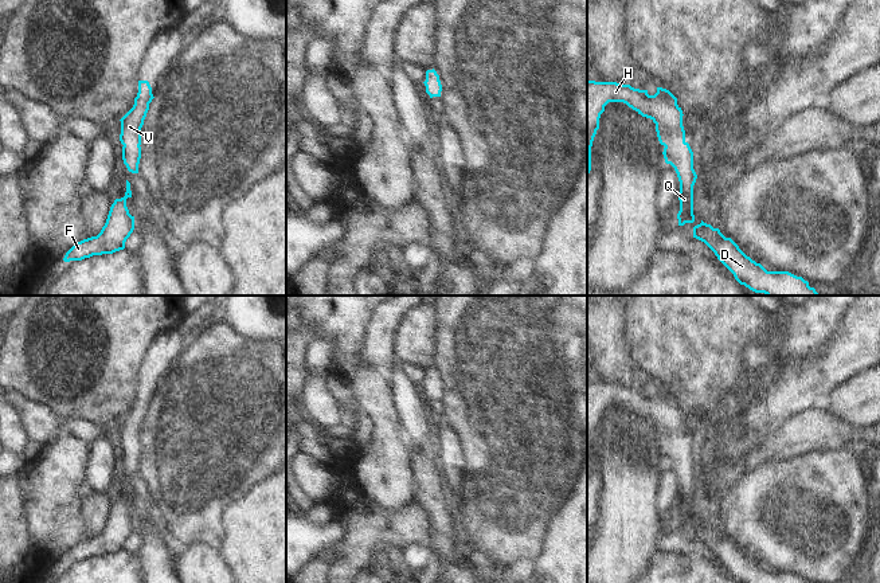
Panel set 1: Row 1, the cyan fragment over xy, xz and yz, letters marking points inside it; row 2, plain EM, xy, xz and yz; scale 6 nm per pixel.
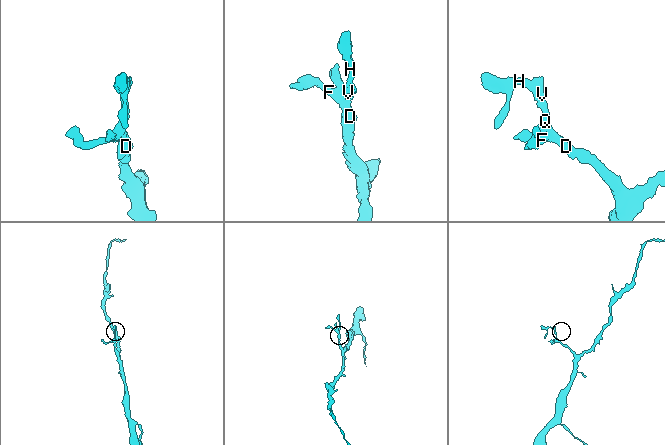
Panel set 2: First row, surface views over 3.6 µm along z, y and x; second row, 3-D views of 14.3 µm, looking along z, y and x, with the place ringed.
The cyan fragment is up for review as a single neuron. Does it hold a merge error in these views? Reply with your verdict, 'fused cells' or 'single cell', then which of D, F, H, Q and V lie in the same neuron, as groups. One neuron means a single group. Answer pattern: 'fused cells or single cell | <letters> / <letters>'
single cell | D F H Q V

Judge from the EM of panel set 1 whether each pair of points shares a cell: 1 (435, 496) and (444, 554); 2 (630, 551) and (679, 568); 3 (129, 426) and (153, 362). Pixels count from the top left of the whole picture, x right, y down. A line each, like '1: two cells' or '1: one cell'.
1: one cell
2: two cells
3: one cell

